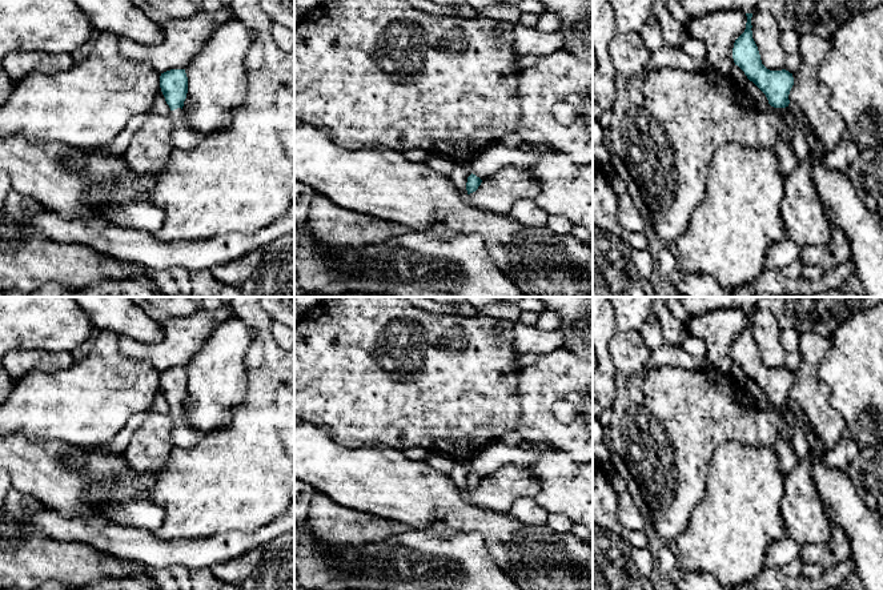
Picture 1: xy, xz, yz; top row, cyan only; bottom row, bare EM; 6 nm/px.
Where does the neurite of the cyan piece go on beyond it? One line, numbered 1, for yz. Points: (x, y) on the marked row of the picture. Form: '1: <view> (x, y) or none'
1: none

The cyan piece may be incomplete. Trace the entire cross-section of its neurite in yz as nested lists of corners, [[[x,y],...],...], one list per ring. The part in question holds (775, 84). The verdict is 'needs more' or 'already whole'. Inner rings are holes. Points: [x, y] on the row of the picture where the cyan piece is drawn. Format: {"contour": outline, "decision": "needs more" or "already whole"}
{"contour": [[[746,13],[746,16],[746,29],[734,43],[734,63],[766,95],[771,107],[786,108],[790,104],[788,95],[794,85],[792,73],[786,69],[770,71],[762,64],[758,47],[752,39],[752,13]]], "decision": "already whole"}

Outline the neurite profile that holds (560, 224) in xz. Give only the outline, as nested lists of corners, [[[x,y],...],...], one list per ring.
[[[550,214],[547,220],[547,228],[555,233],[570,233],[574,224],[565,216]]]

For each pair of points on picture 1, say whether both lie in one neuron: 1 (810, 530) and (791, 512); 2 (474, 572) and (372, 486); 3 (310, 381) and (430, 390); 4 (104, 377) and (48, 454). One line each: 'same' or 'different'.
1: same
2: different
3: same
4: different

